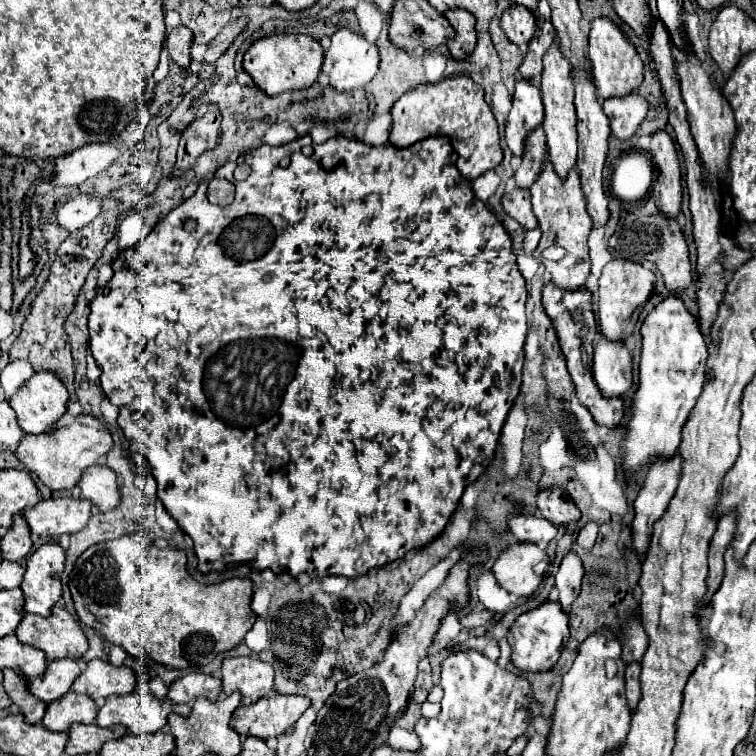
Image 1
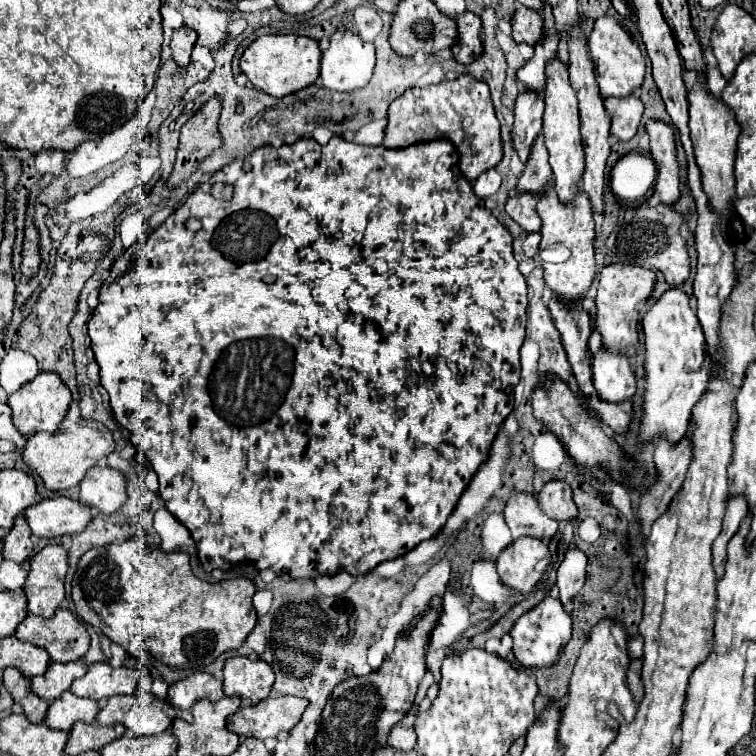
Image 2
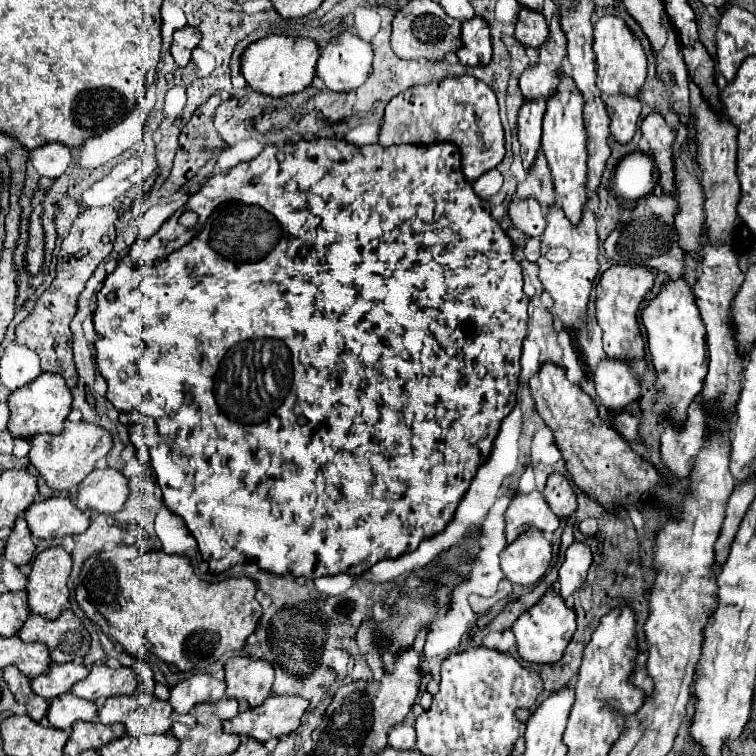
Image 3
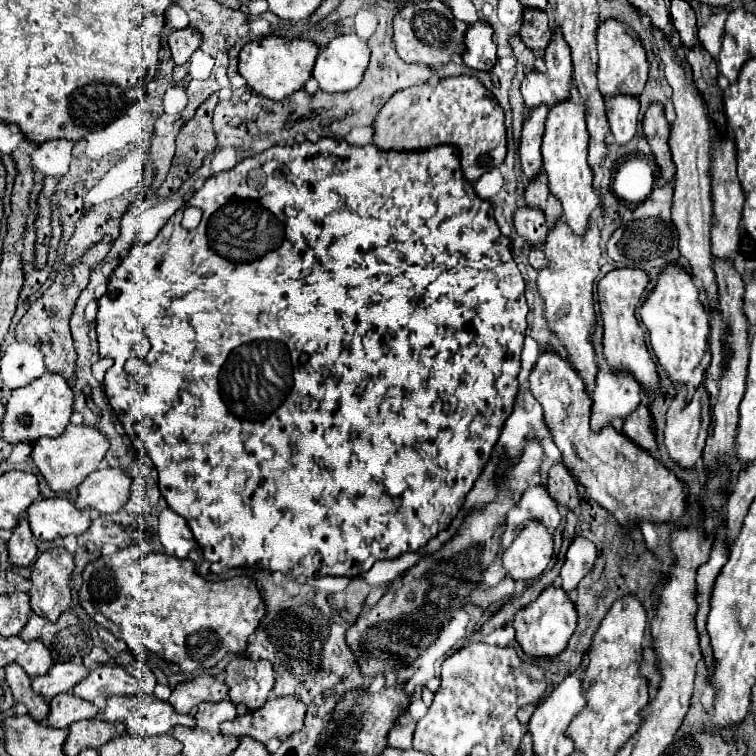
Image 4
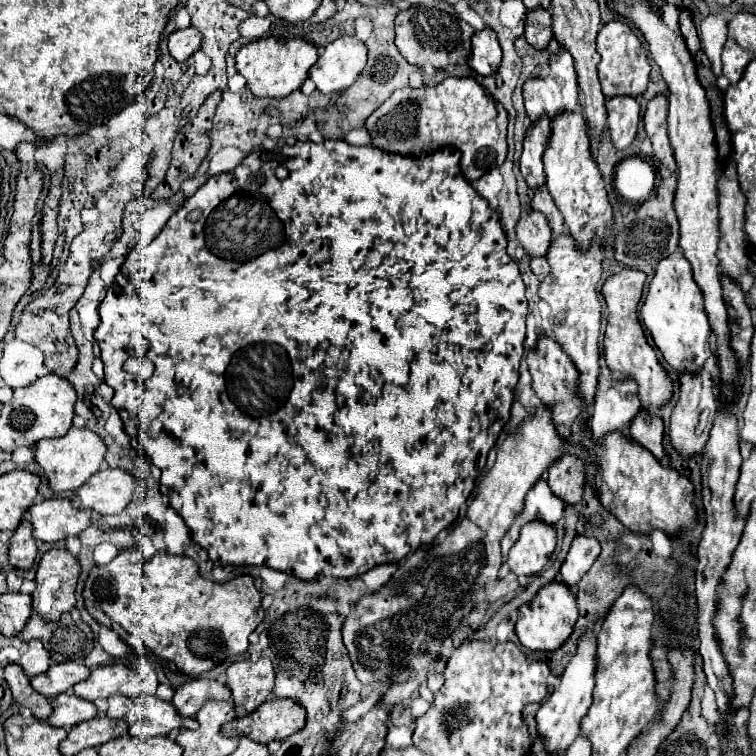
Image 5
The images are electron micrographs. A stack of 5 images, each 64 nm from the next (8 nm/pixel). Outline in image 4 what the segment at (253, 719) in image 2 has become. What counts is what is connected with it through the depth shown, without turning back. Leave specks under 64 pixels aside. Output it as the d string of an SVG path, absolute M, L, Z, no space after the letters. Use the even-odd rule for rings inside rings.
M270 698L258 710L248 710L246 714L238 716L234 722L222 724L226 734L236 736L250 736L262 744L270 738L286 740L290 734L298 732L304 724L306 704L298 698Z

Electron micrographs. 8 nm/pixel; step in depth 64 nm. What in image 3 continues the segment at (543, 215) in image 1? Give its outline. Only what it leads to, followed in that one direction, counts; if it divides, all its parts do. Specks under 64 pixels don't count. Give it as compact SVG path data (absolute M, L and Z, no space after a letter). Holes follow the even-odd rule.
M552 204L548 208L546 214L546 230L542 232L542 254L548 252L548 248L556 248L556 246L564 246L570 250L570 258L566 262L554 264L548 262L546 258L538 260L540 266L540 282L544 286L546 292L552 294L554 306L550 308L550 312L554 316L560 318L562 326L568 328L568 324L576 324L576 322L584 322L586 320L586 306L588 306L588 298L590 298L590 290L592 290L592 282L598 274L598 236L596 236L596 218L592 214L592 210L586 206L582 210L582 218L578 224L572 224L564 210L560 208L560 204Z

